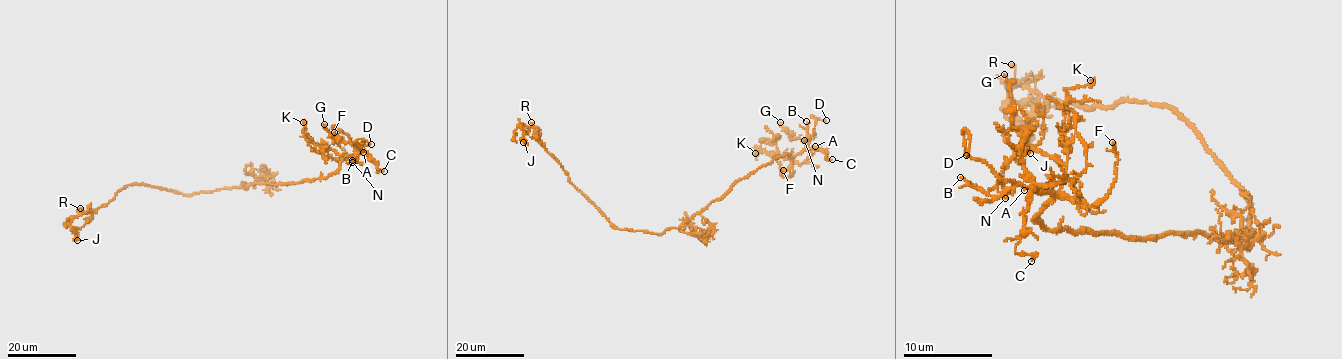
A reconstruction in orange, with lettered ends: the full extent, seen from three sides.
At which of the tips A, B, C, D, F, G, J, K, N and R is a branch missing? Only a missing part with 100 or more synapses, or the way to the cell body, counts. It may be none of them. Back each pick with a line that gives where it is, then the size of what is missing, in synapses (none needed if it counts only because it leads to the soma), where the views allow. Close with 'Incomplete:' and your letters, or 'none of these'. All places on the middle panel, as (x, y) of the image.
D: at (826, 120)
Incomplete: D

